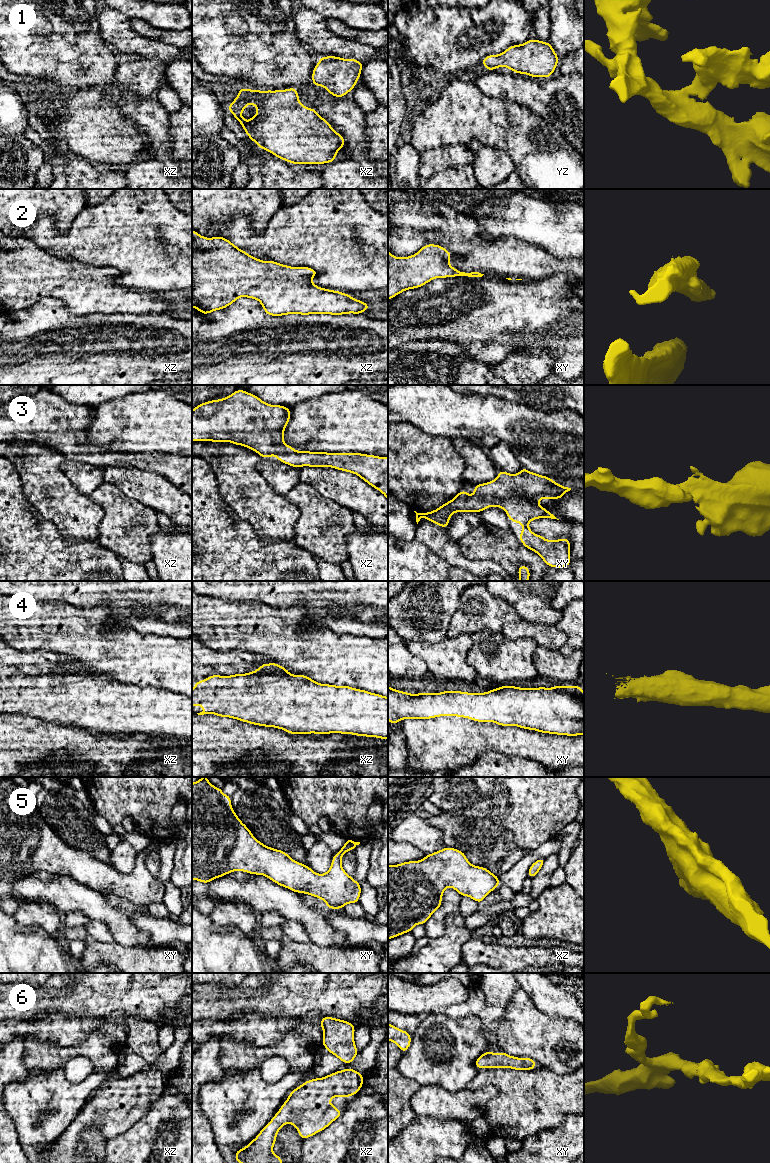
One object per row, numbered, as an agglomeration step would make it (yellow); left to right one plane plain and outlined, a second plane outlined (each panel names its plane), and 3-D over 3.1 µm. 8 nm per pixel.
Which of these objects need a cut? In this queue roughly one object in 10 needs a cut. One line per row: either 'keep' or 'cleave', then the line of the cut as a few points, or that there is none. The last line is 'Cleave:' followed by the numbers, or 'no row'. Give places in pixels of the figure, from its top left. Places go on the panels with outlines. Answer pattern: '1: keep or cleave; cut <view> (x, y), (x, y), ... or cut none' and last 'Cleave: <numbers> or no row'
1: keep; cut none
2: keep; cut none
3: keep; cut none
4: keep; cut none
5: keep; cut none
6: keep; cut none
Cleave: no row

